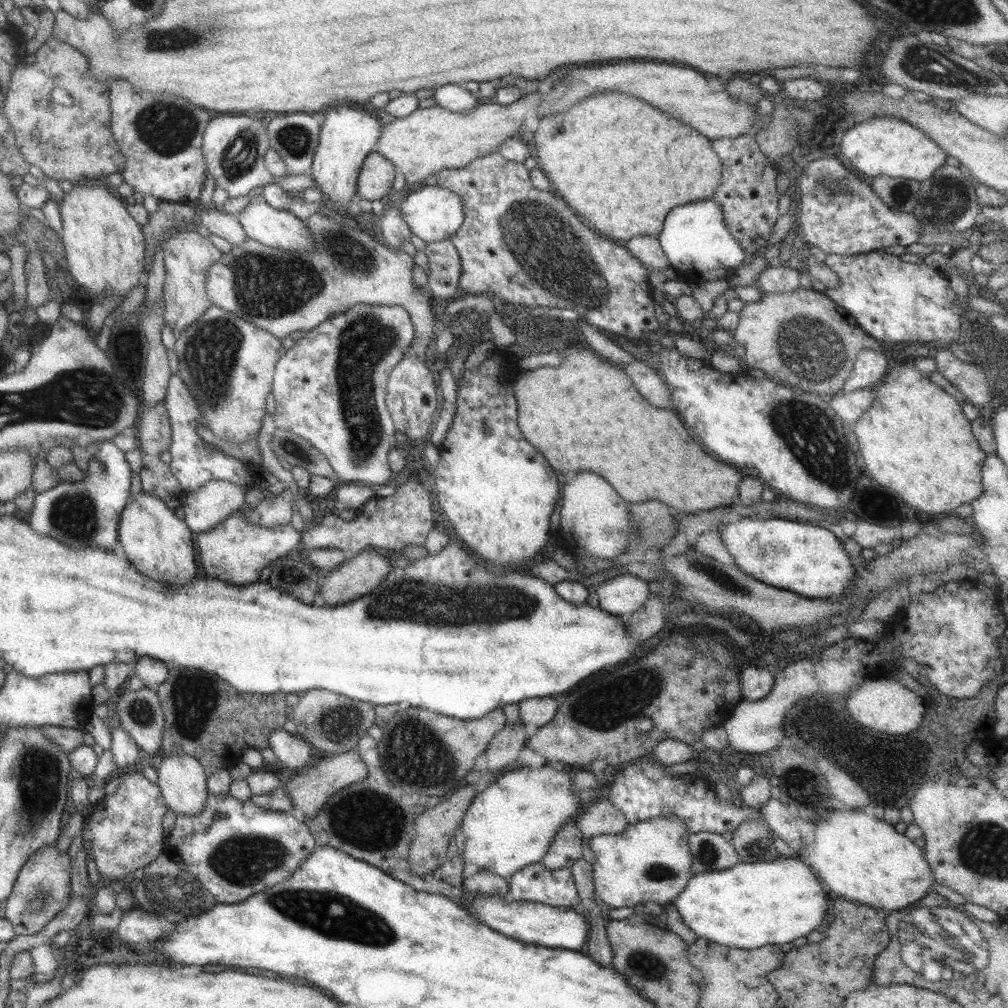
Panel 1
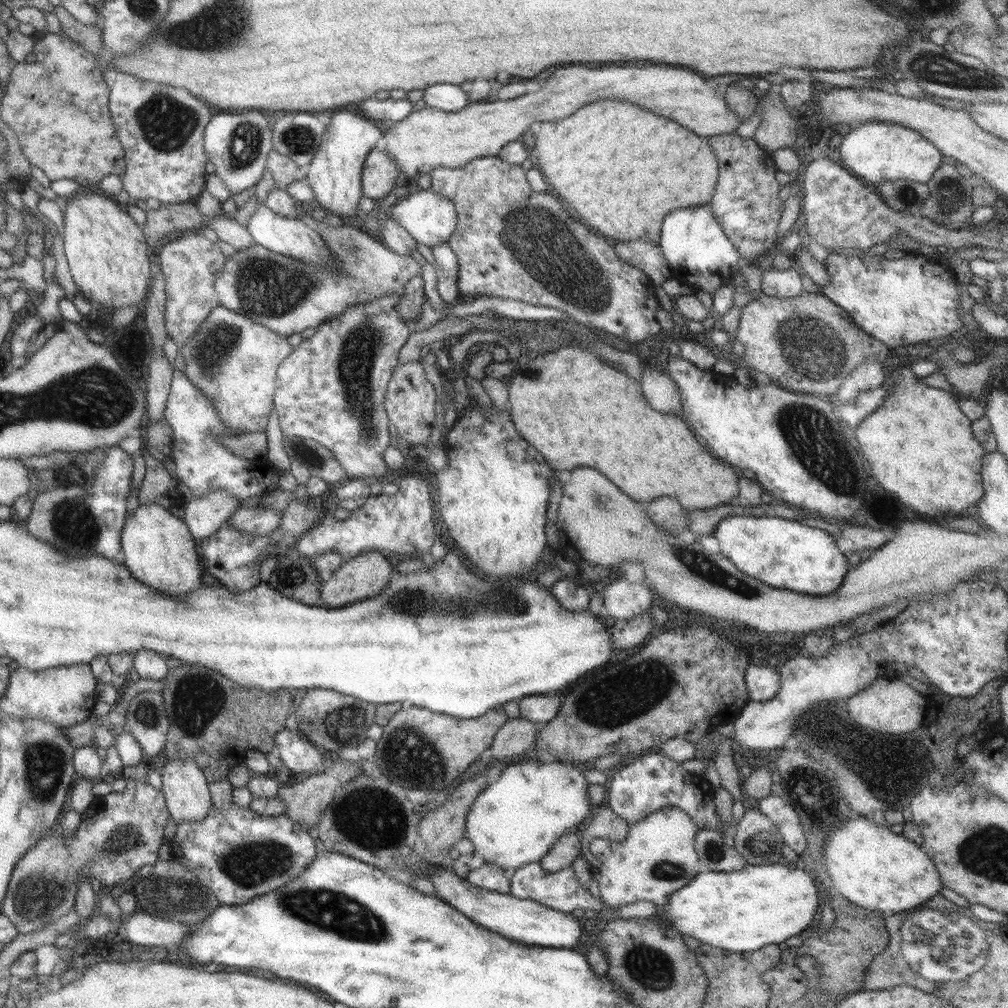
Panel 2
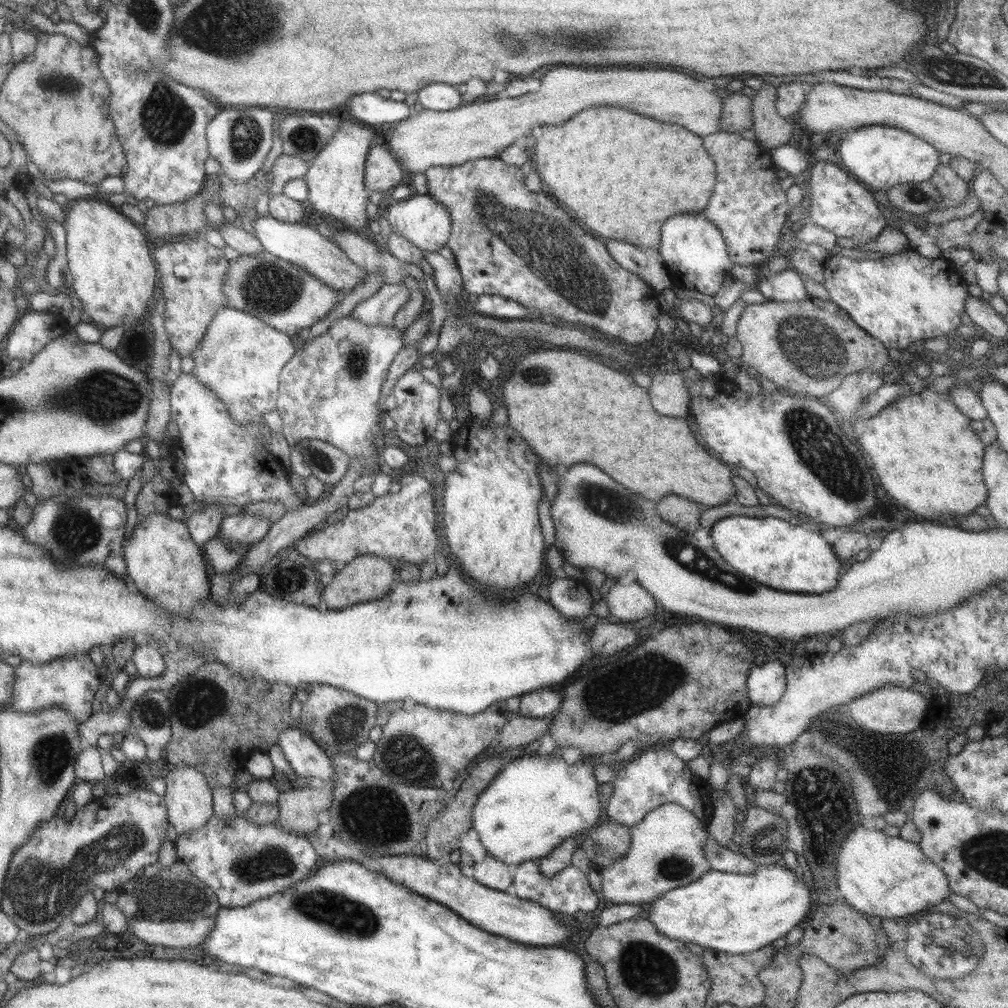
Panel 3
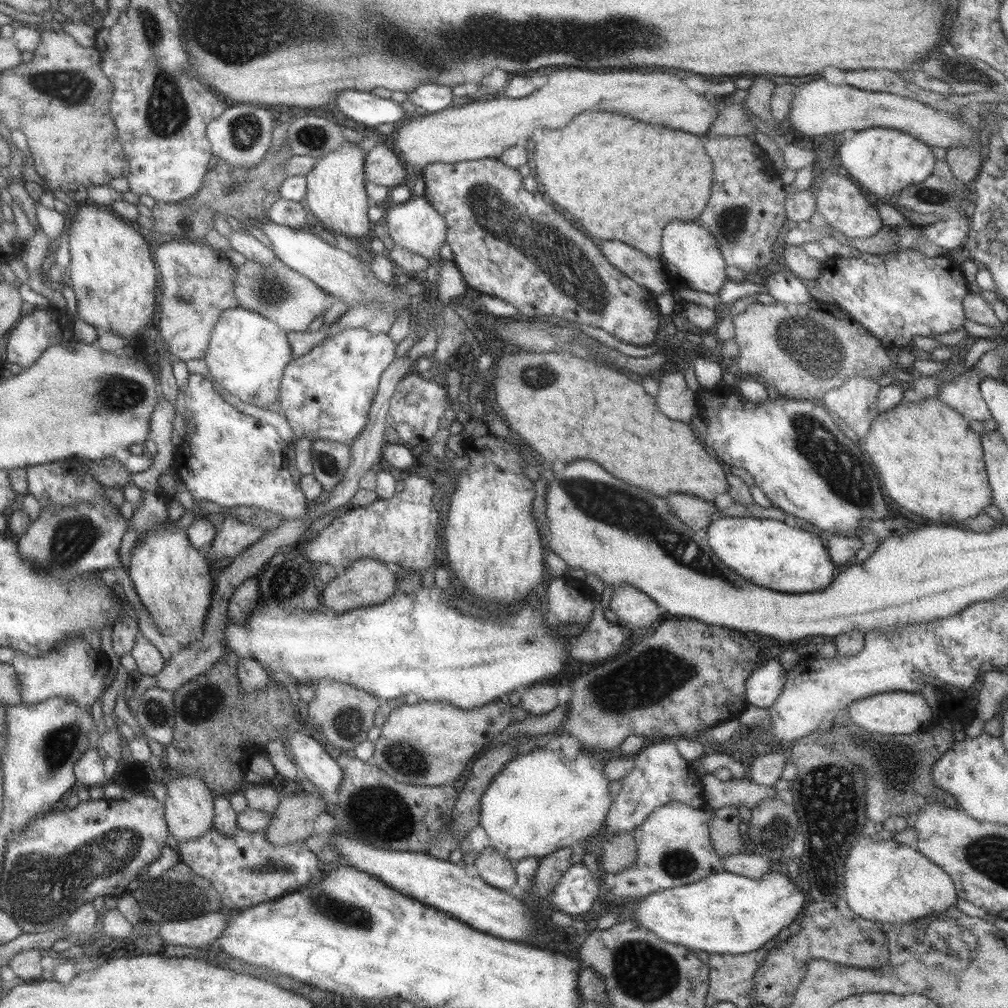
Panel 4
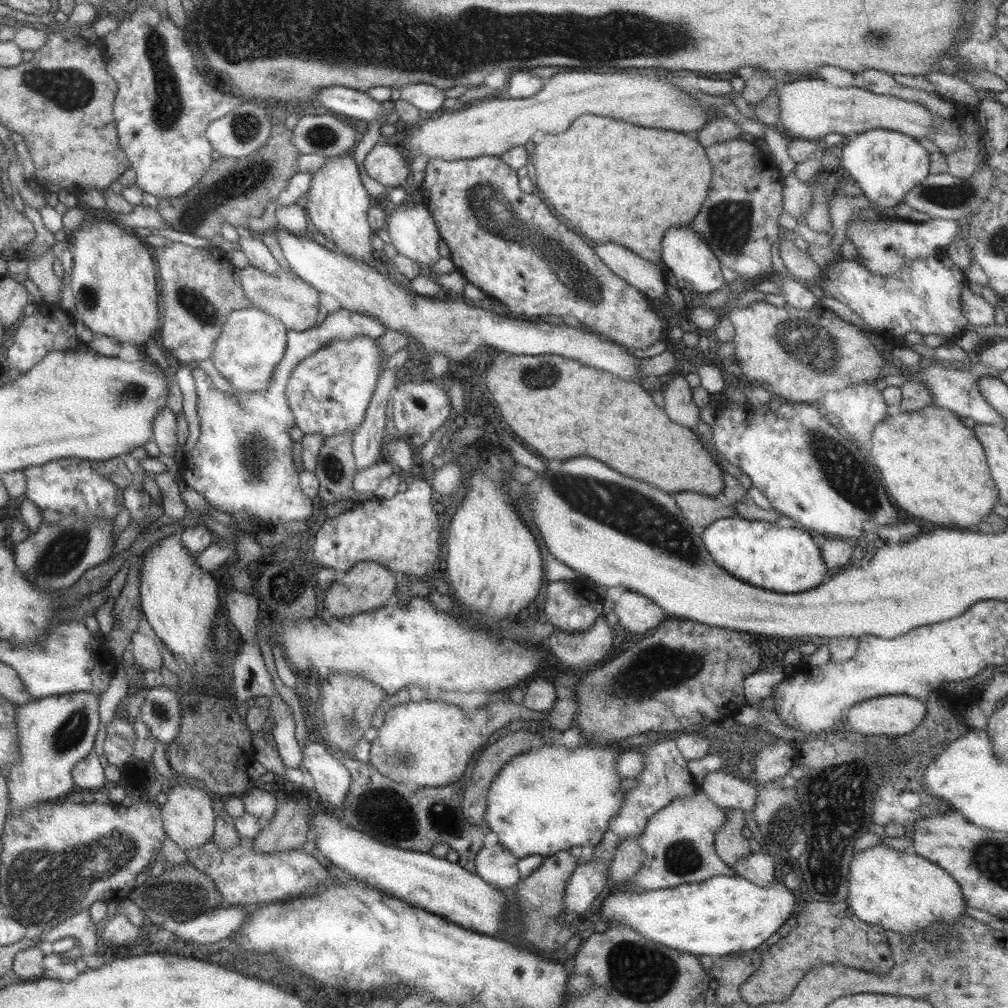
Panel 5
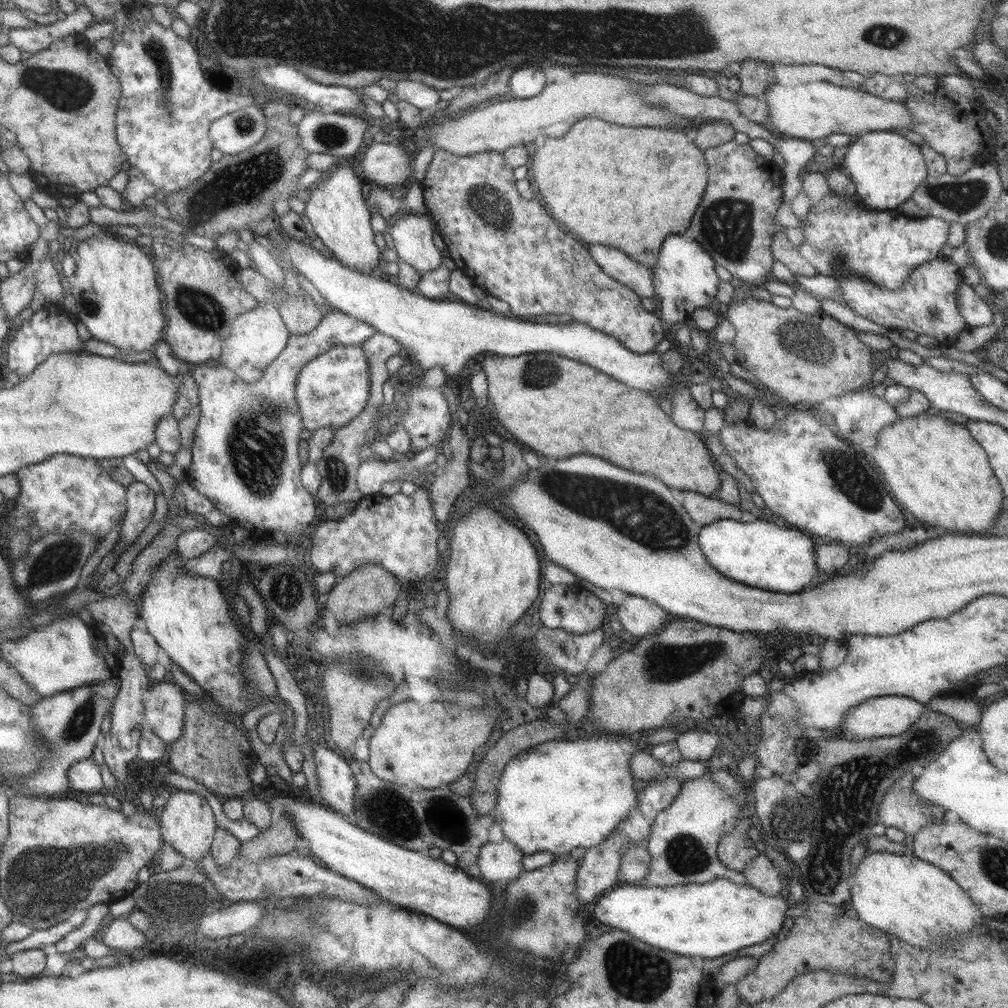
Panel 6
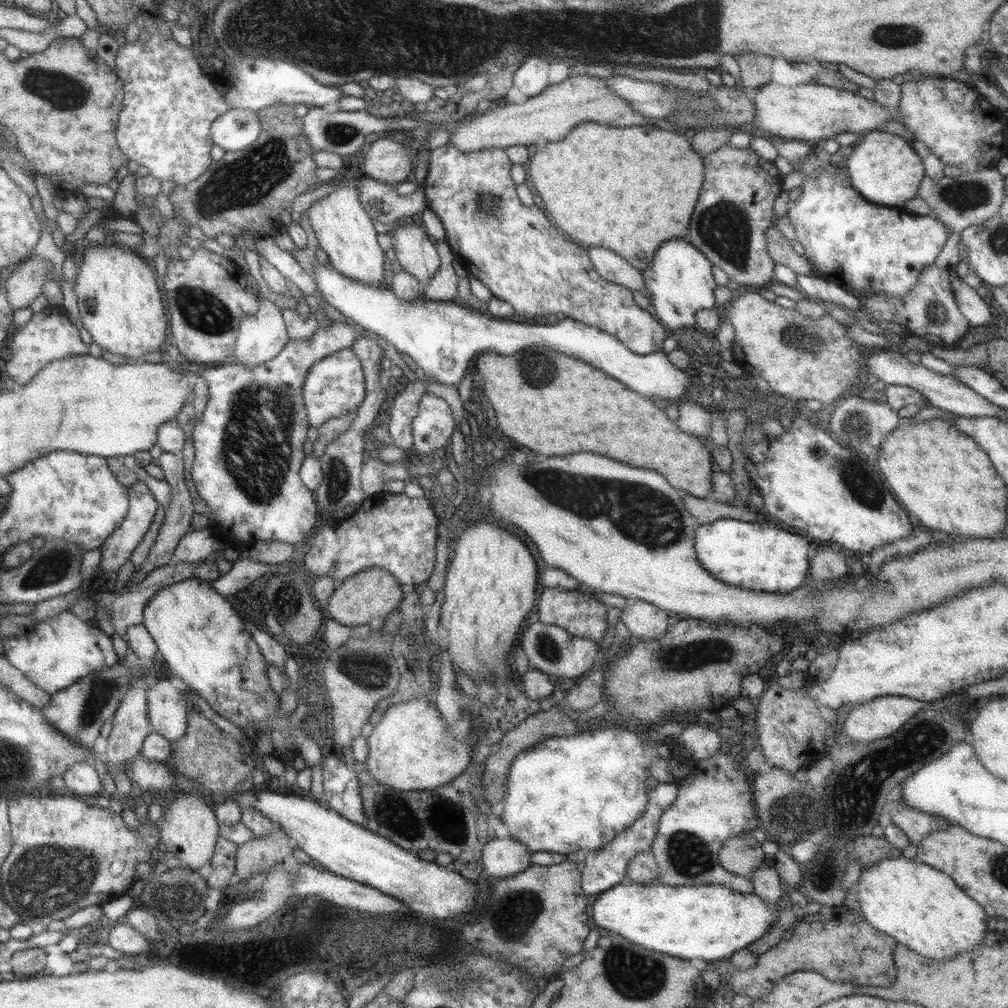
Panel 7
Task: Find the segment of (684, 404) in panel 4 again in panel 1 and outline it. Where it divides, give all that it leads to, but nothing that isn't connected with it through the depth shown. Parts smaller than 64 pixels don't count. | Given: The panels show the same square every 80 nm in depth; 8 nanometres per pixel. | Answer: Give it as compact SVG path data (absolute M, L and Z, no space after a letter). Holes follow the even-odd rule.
M634 360L629 364L619 365L625 374L633 380L635 388L641 392L641 396L657 408L671 408L671 391L667 383L657 375L655 370L640 360Z

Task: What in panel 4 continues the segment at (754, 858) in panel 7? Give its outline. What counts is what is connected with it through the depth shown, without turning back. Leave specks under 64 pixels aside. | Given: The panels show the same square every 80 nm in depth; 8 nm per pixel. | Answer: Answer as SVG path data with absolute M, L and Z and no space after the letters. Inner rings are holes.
M724 806L713 809L714 817L710 822L709 836L715 854L727 856L747 851L744 838L739 835L739 822L741 822L738 808Z

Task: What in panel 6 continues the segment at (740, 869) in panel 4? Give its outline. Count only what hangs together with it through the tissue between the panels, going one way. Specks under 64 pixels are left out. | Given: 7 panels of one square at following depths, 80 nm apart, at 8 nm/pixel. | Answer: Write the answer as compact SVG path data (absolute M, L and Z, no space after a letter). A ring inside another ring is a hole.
M758 853L742 868L741 873L755 890L759 890L765 896L775 896L783 890L783 882L769 857L763 854Z

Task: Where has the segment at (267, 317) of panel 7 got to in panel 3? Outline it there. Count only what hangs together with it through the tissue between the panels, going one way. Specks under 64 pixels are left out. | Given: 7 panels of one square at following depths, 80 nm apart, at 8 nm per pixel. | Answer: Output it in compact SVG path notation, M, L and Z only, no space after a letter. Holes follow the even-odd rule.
M231 306L221 307L208 324L199 346L191 354L194 362L191 374L217 395L236 423L261 426L261 413L276 410L279 373L296 349L288 334L275 330L260 318Z

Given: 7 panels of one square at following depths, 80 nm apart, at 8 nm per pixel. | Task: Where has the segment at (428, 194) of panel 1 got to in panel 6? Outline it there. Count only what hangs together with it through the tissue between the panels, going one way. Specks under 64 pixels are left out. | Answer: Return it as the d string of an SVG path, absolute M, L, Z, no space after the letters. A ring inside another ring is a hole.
M407 212L389 222L388 233L398 260L410 264L420 275L441 265L442 254L433 244L433 233L423 212Z

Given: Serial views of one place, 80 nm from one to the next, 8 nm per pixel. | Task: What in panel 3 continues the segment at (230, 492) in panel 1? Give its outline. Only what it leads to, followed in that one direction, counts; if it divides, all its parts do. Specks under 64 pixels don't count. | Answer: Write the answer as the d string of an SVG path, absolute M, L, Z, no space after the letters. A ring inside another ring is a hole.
M215 503L205 504L200 512L195 512L187 519L188 533L197 547L202 547L218 534L223 518L221 508Z

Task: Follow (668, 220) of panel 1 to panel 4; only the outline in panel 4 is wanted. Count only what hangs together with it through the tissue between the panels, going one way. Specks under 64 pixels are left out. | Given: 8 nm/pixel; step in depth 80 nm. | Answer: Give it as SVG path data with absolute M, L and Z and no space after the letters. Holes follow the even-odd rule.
M673 219L668 222L662 230L660 247L659 258L669 275L669 282L673 287L674 294L676 294L676 289L679 288L718 294L726 280L723 272L726 264L721 258L721 253L717 250L709 231L698 223L698 219Z

